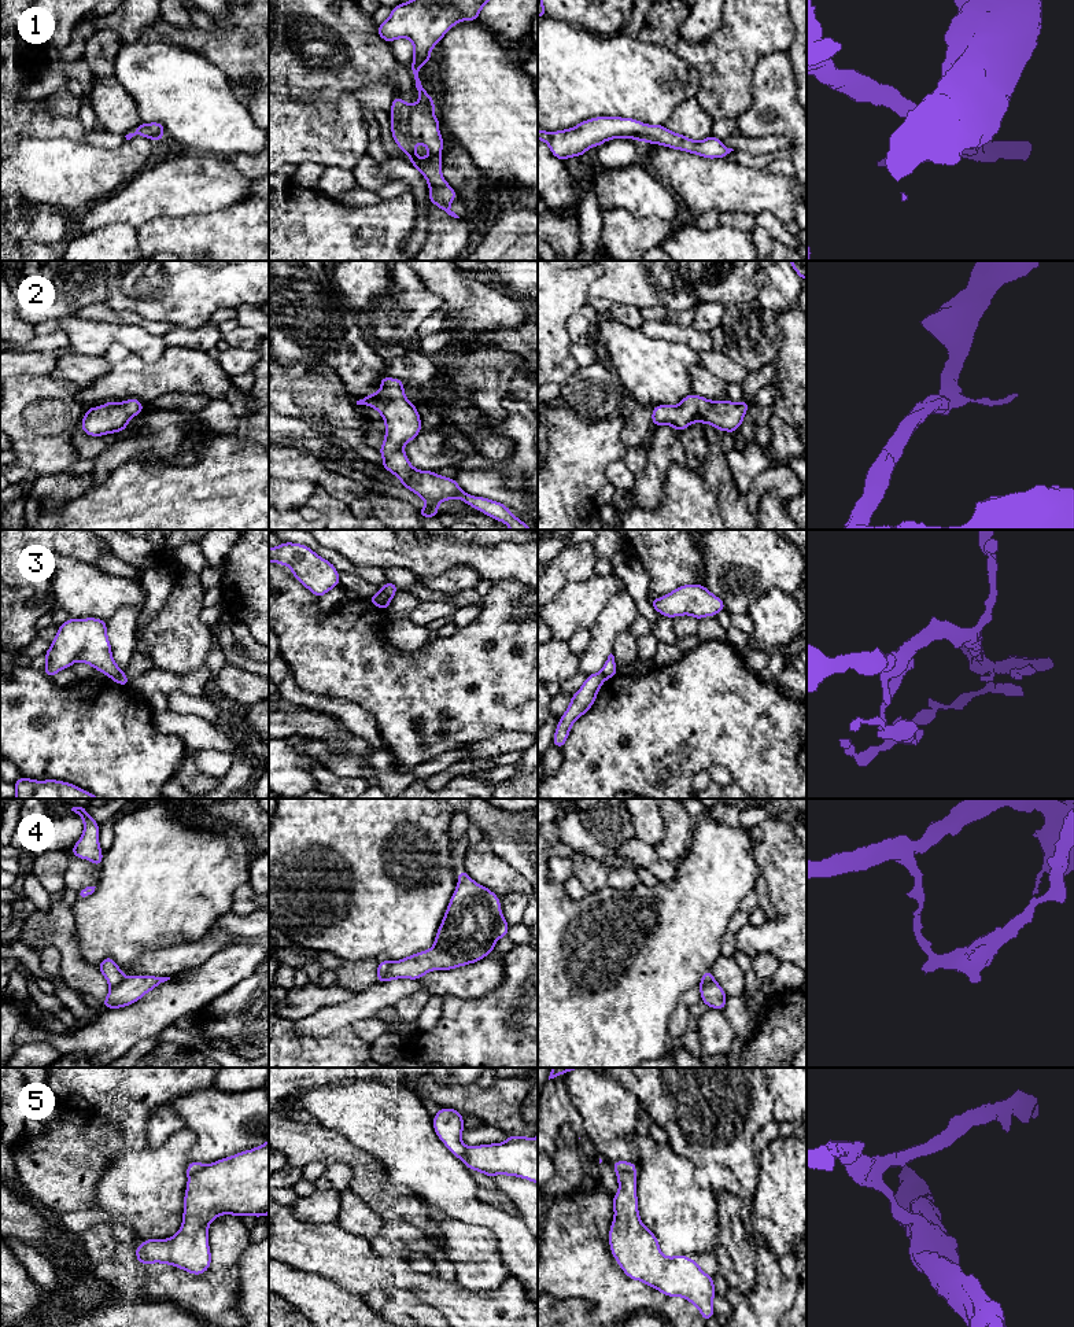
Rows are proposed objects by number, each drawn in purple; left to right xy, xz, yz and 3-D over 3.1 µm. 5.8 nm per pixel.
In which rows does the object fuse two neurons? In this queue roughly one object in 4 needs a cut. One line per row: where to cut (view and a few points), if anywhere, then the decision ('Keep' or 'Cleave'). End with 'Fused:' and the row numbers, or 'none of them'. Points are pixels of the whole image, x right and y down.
1: No split. Keep
2: No split. Keep
3: Split along xz (380, 590), (391, 599). Cleave
4: Split along xz (391, 962), (387, 972), (377, 979). Cleave
5: Split along yz (617, 1171), (634, 1172). Cleave
Fused: 3, 4, 5

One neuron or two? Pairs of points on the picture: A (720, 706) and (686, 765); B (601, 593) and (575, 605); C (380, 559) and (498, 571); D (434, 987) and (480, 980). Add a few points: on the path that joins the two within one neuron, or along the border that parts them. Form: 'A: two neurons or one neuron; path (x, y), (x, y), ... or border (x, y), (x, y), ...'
A: one neuron; path (705, 721), (686, 743), (686, 749)
B: one neuron; path (594, 593), (582, 603)
C: one neuron; path (409, 556), (469, 556)
D: one neuron; path (445, 983), (469, 981)

